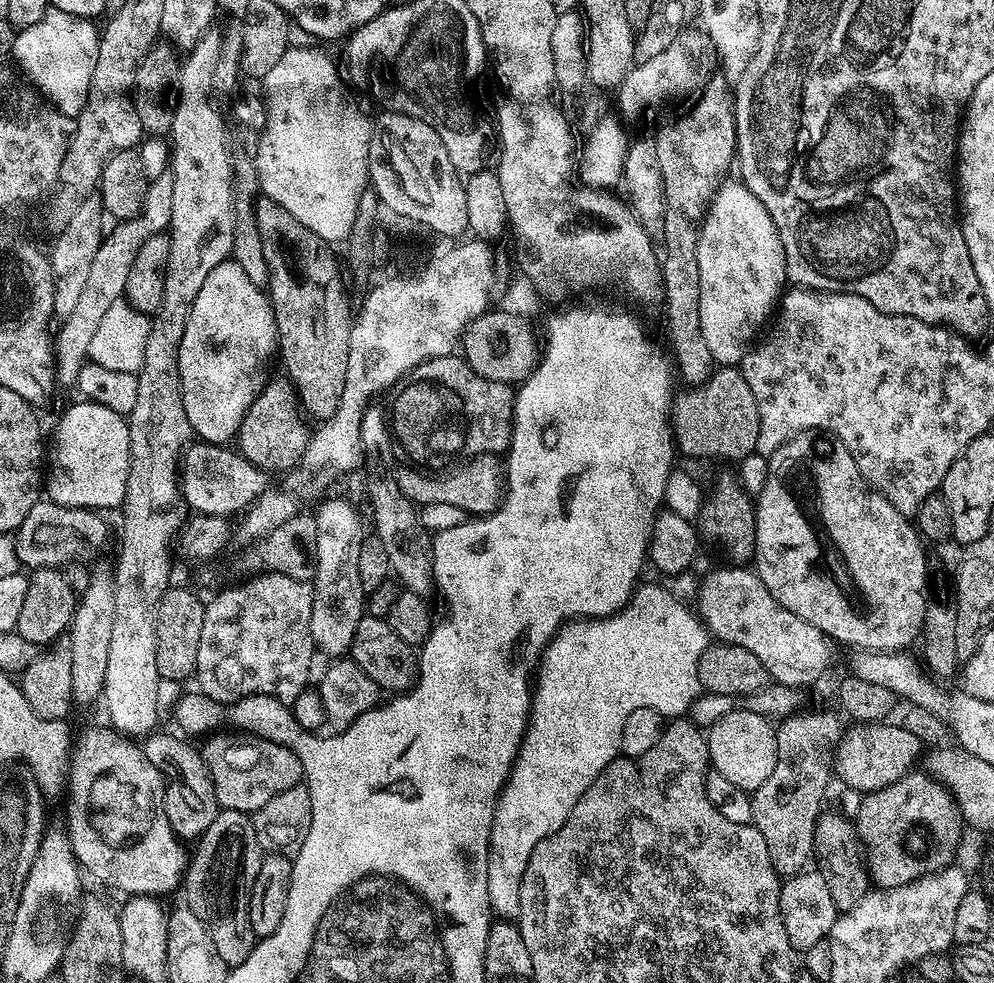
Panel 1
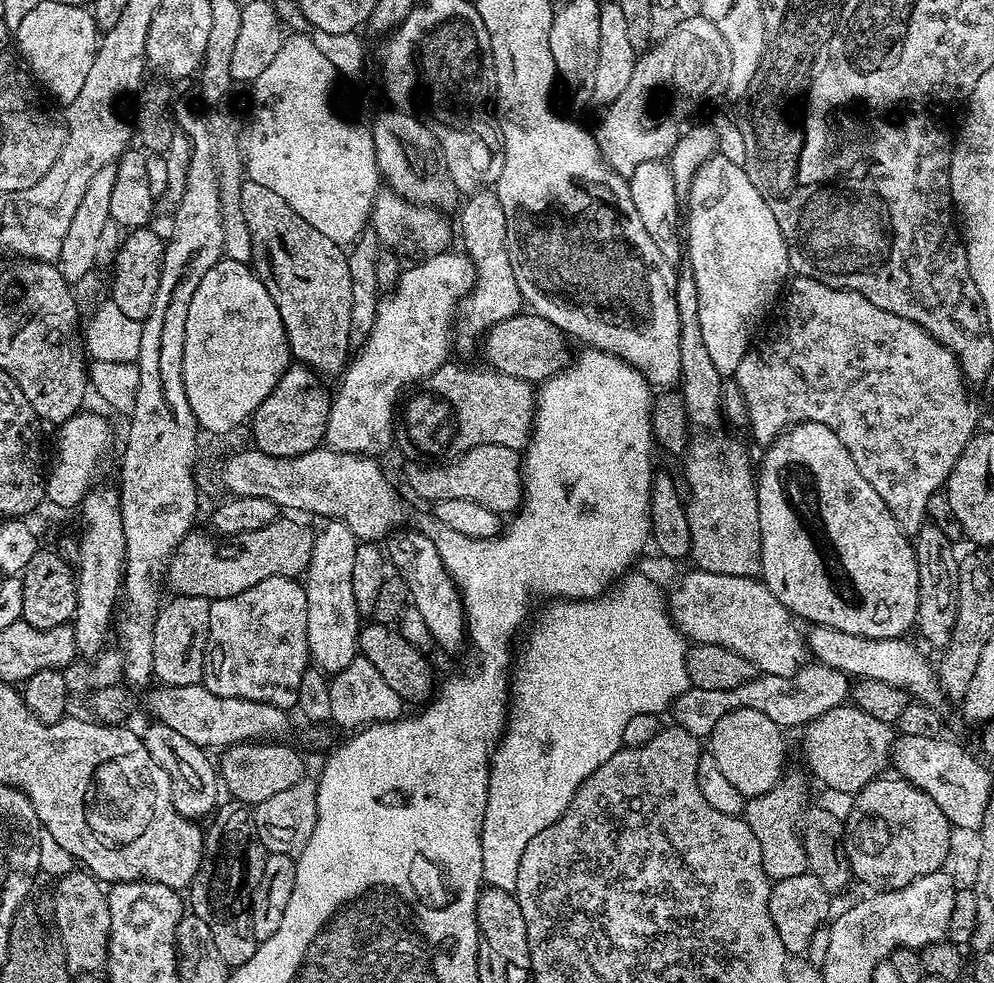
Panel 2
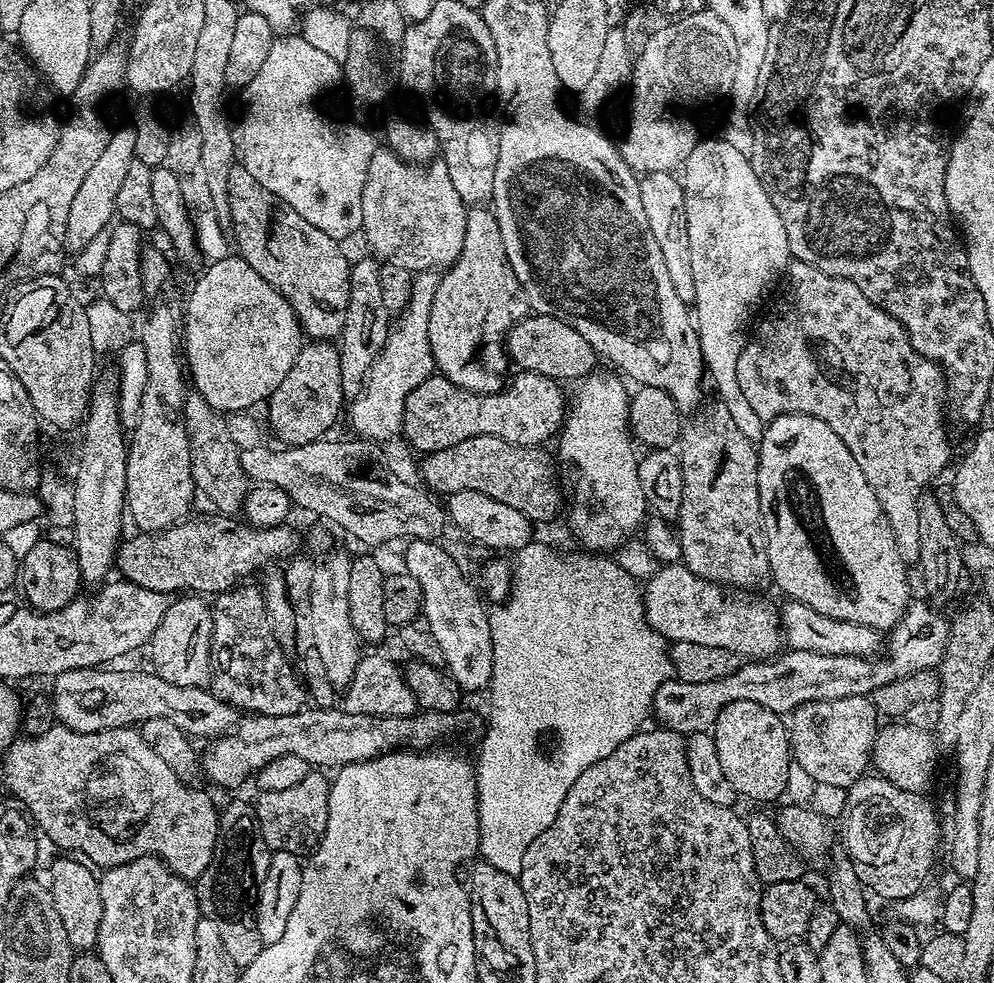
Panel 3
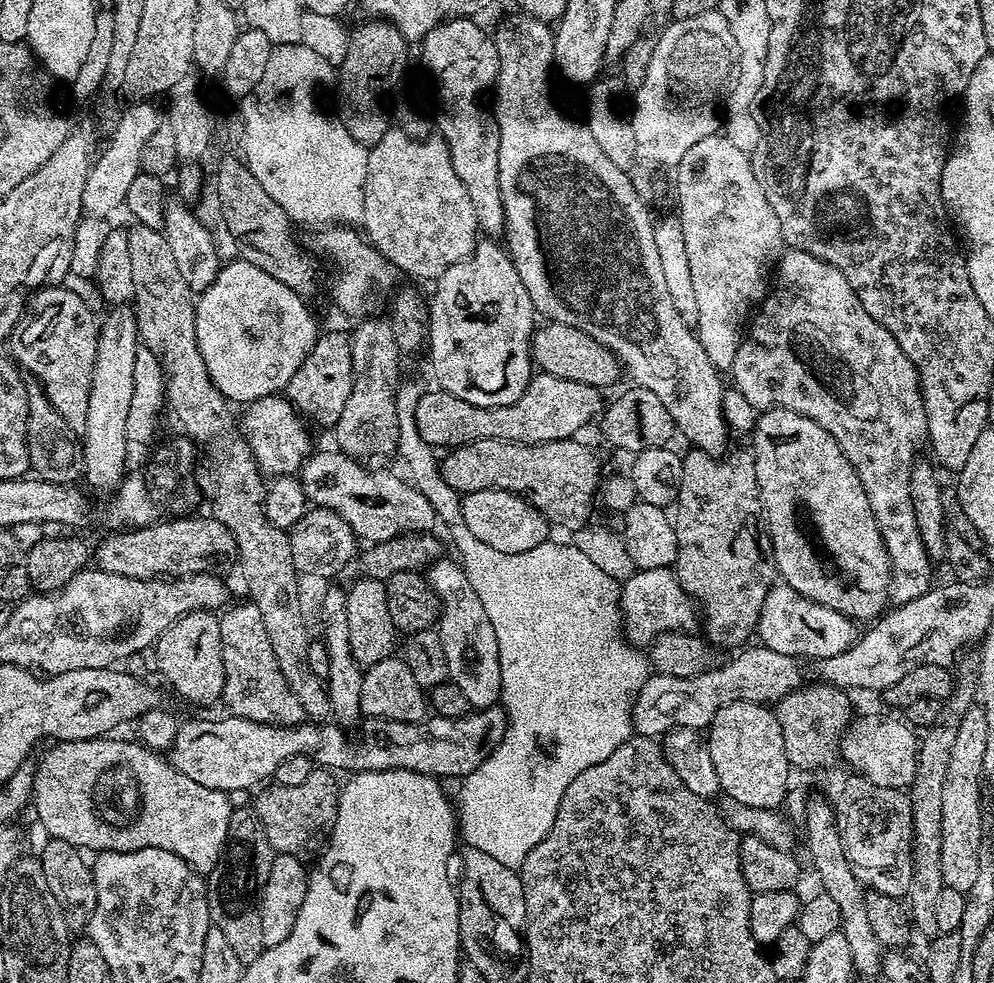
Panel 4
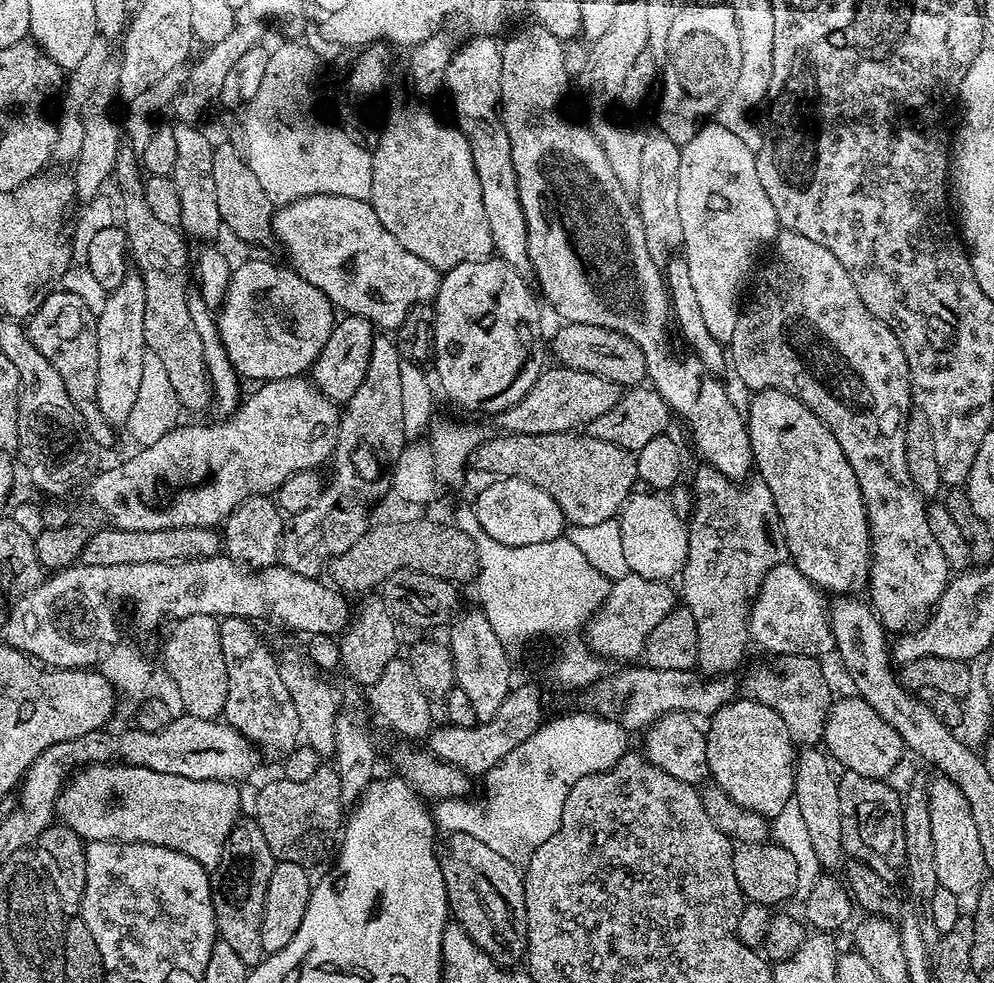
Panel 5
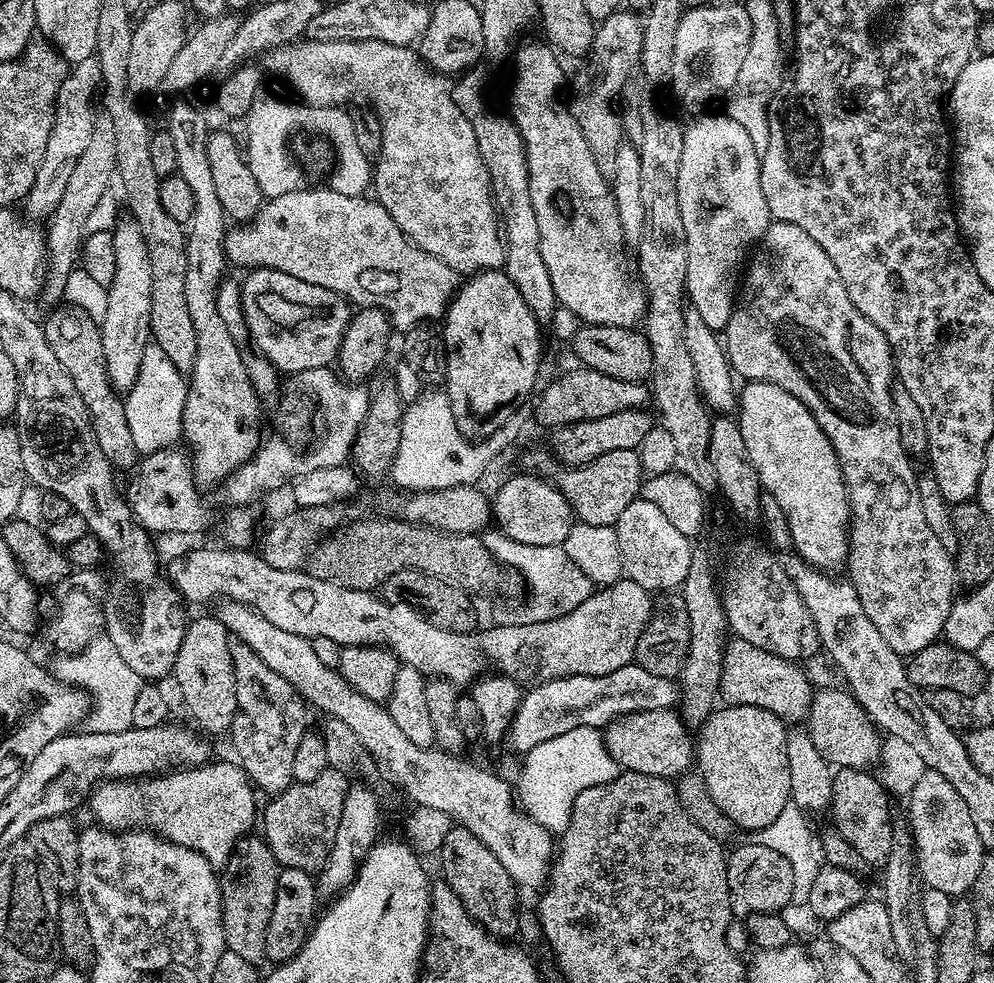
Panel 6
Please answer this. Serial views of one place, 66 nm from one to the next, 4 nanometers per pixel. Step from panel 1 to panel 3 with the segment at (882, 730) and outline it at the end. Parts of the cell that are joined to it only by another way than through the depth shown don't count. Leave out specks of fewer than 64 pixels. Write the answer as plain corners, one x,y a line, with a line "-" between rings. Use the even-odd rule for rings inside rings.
866,696
819,700
798,706
790,714
790,747
795,767
800,767
816,784
825,784
828,788
847,790
851,784
858,782
860,776
869,771
872,743
876,740
878,731
876,720
878,721
876,707

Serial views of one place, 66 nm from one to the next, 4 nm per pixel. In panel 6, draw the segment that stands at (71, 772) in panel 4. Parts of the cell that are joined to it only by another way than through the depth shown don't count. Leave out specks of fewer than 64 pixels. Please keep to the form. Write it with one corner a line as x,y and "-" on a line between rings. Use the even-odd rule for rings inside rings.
216,763
188,766
151,778
106,780
97,784
90,793
95,823
113,830
151,829
166,840
192,848
205,856
213,868
222,870
237,842
253,831
258,804
256,808
254,785
239,763

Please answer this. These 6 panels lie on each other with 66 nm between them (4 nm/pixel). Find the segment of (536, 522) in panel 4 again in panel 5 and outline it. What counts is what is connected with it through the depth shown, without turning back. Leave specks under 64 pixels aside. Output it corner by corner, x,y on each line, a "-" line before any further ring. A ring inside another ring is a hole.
513,476
496,478
488,483
492,484
486,485
476,496
474,515
494,542
502,542
502,546
534,546
534,542
550,542
565,535
564,514
546,490
534,486
534,482

